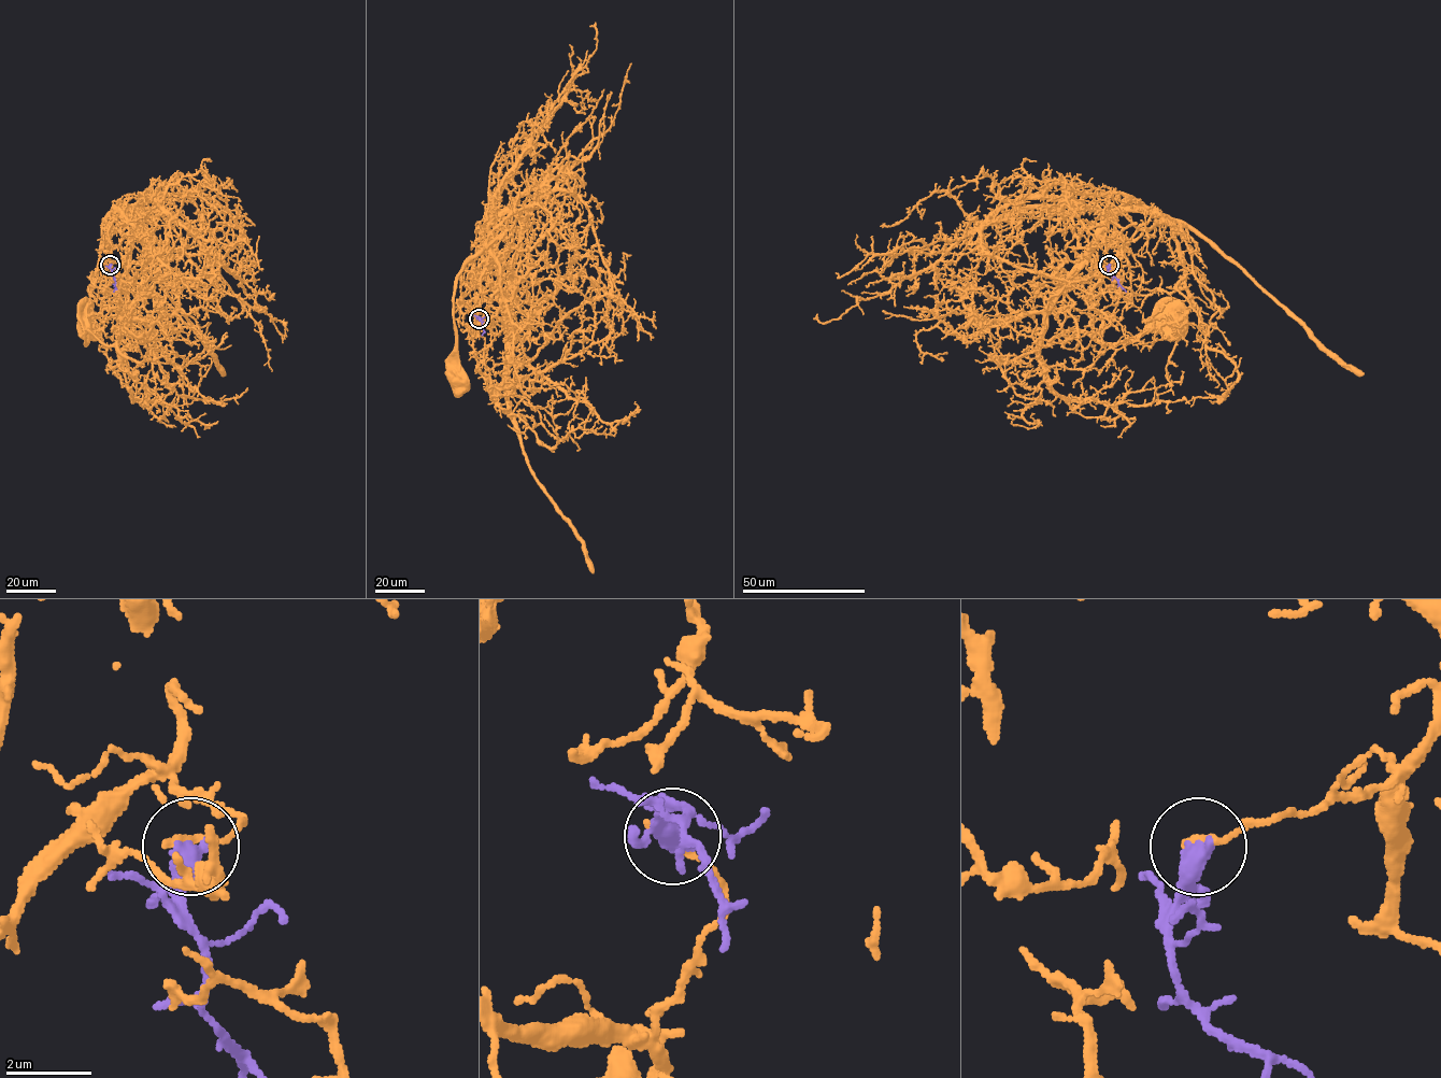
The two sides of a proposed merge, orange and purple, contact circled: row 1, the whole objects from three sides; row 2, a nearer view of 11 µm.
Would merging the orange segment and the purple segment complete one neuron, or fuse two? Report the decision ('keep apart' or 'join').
keep apart

